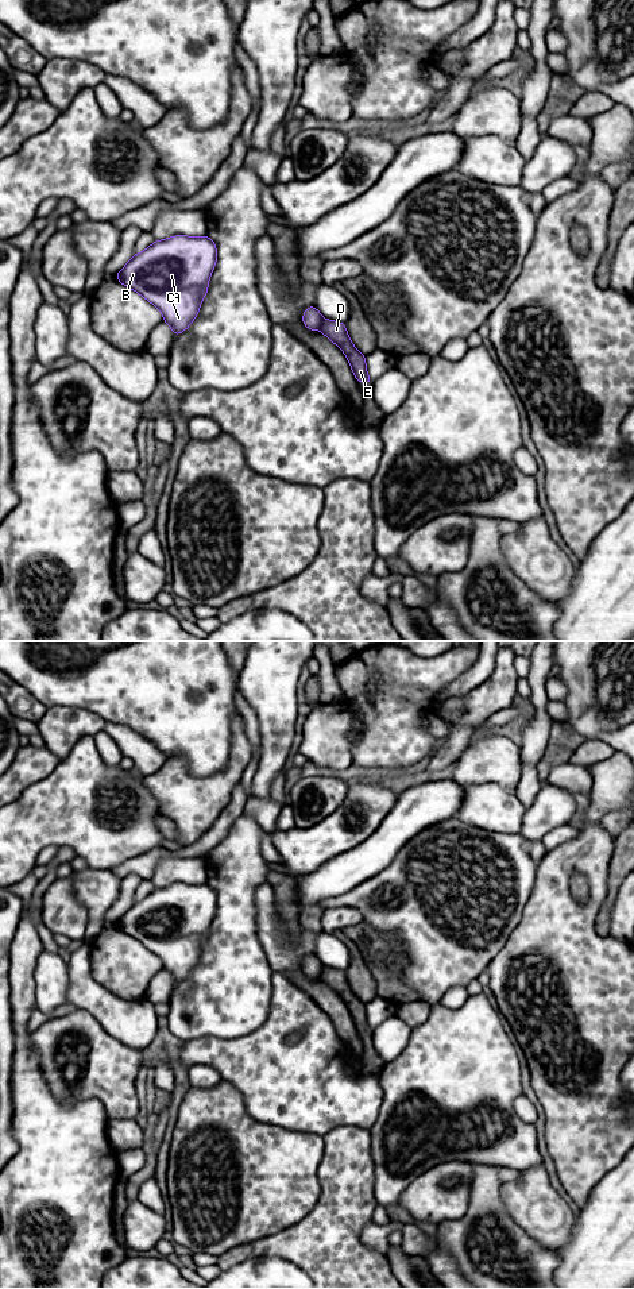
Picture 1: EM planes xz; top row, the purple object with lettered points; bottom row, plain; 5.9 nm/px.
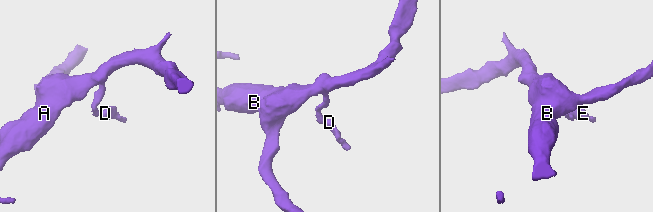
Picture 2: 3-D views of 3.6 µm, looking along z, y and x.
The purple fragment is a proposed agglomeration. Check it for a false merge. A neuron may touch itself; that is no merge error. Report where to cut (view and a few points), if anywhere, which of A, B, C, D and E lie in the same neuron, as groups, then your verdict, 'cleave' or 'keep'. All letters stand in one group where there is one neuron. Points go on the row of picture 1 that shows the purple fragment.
cut xz (324, 320), (319, 328); groups A B C / D E; cleave

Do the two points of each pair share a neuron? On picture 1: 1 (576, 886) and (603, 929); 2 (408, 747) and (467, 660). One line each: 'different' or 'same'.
1: different
2: same

